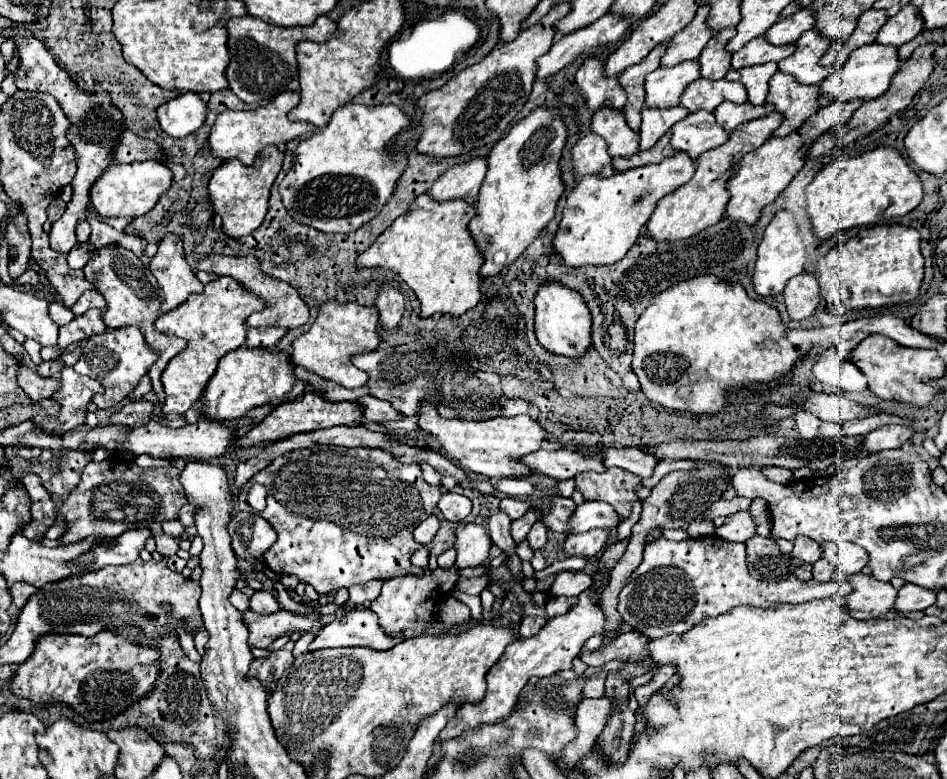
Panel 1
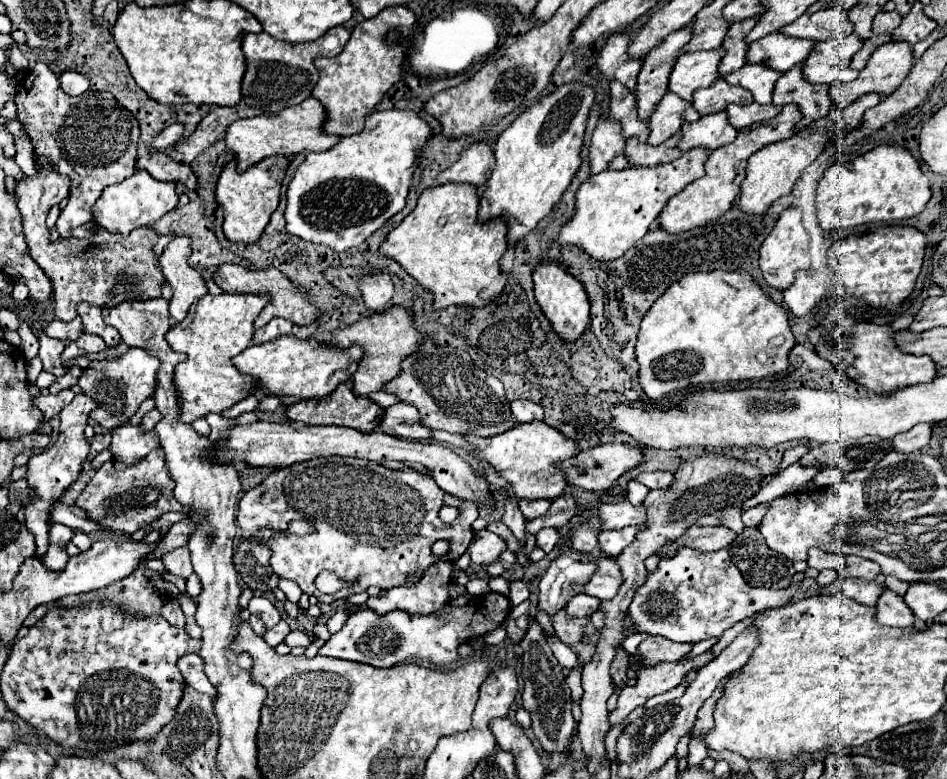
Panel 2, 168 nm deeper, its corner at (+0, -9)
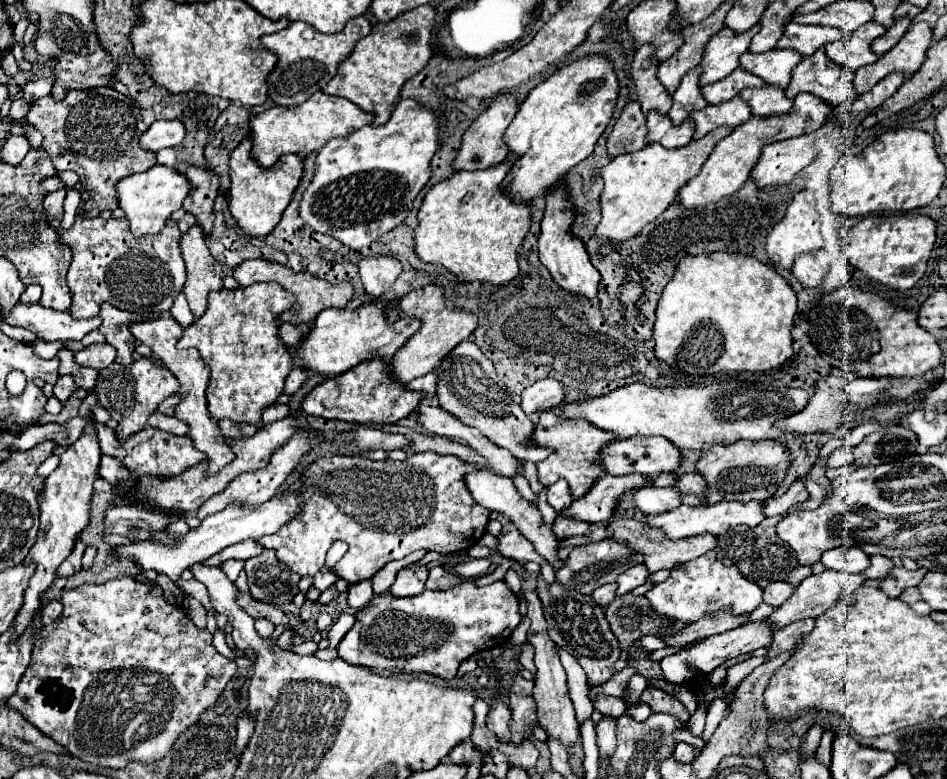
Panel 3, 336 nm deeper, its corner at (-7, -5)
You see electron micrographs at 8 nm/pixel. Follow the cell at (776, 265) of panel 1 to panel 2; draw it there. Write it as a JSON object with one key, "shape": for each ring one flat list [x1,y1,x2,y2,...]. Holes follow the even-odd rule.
{"shape":[[790,207,784,209,780,213,780,219,776,221,774,229,770,231,770,235,764,239,762,247,760,247,760,271,766,279,766,283,778,291,786,291,792,281,796,271,804,271,810,269,810,255,808,255,808,233,802,227,802,219,800,219,800,209]]}

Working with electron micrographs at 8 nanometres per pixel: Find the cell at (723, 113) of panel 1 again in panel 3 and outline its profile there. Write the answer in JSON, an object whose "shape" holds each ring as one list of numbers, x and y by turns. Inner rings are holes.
{"shape":[[759,87,759,89,743,89,741,99,751,105,751,113,759,117,769,117,769,115,781,115,787,113,793,107,793,101,785,97,783,87]]}

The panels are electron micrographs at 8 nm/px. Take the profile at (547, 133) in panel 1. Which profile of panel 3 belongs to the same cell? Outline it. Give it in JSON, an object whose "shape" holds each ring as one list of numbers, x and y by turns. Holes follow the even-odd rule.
{"shape":[[587,55,567,63,539,83,521,103,505,131,515,163,509,173,509,197,523,203,539,199,571,167,593,153,593,147,609,125,619,97,619,79,607,55]]}

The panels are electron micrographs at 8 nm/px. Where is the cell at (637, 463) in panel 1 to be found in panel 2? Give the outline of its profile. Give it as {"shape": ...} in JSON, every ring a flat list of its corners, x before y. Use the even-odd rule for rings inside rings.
{"shape":[[654,471,654,473,640,473,636,477,638,483,646,485,648,489,666,489,672,483,674,475,670,471]]}

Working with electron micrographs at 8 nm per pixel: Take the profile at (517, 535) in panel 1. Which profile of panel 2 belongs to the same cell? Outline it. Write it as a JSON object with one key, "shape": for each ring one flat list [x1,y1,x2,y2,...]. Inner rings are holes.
{"shape":[[566,495,566,497,558,497,552,501,550,509,546,515,542,517,536,517,532,521,526,523,526,531,530,535,536,535,540,529,544,527,562,527,564,523,570,521,570,517,576,513,576,503,574,503,574,497]]}

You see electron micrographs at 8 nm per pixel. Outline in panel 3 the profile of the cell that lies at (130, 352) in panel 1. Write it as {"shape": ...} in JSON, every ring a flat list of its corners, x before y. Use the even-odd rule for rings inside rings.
{"shape":[[141,357,139,361,127,367,113,363,107,369,99,371,95,393,99,403,109,411,111,419,119,423,115,429,115,435,119,443,125,443,131,435,139,433,147,425,147,419,151,417,151,413,157,411,159,403,175,395,177,389,179,389,179,381,167,367,157,367,149,357]]}

